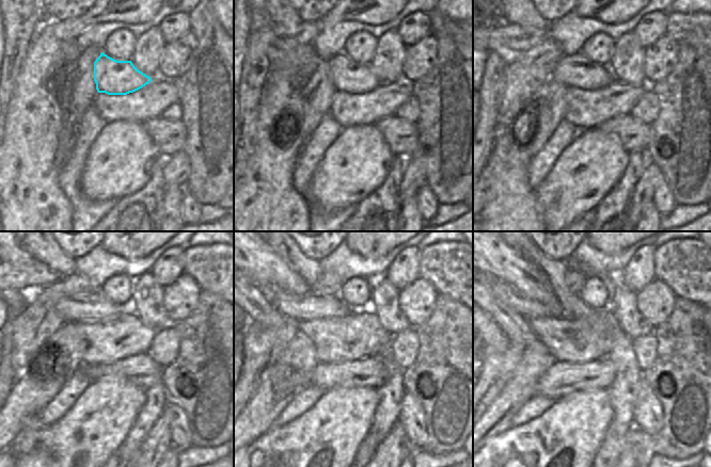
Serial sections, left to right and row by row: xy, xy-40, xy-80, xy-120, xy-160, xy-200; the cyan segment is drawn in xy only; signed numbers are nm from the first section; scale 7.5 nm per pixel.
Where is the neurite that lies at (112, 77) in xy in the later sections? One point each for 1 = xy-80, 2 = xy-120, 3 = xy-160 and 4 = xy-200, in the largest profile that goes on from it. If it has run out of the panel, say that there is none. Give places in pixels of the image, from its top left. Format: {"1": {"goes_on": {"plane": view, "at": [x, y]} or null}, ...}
{"1": {"goes_on": {"plane": "xy-80", "at": [577, 70]}}, "2": {"goes_on": {"plane": "xy-120", "at": [93, 307]}}, "3": {"goes_on": {"plane": "xy-160", "at": [300, 307]}}, "4": {"goes_on": {"plane": "xy-200", "at": [506, 292]}}}

